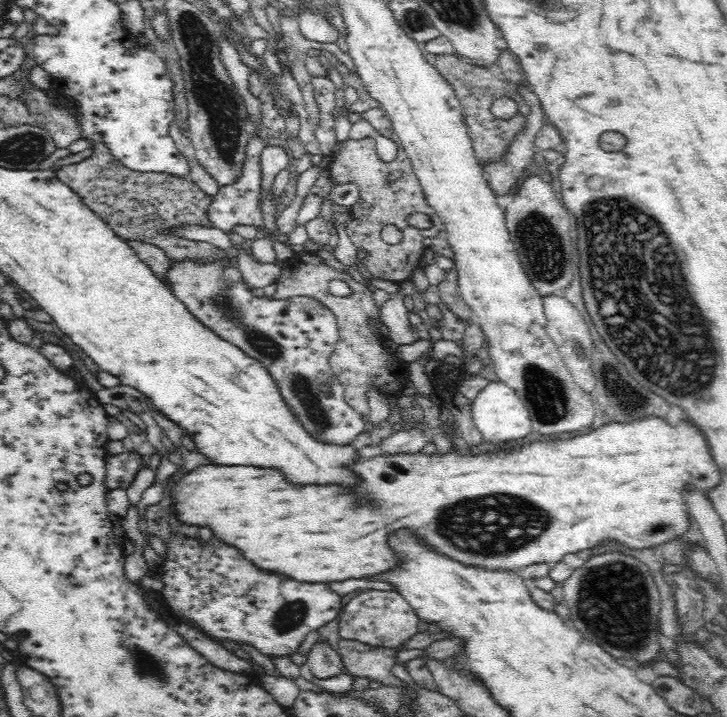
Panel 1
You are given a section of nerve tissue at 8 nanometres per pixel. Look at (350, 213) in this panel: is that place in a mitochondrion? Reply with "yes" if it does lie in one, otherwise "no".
no

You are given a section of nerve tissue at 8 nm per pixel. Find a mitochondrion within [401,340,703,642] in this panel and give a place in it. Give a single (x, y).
(491, 528)

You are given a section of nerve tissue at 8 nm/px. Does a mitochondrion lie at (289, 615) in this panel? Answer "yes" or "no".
yes

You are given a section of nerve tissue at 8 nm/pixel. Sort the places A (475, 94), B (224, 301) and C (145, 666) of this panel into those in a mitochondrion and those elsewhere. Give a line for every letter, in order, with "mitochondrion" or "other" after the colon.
A: other
B: mitochondrion
C: mitochondrion

